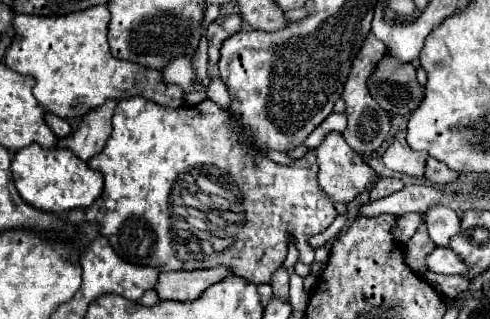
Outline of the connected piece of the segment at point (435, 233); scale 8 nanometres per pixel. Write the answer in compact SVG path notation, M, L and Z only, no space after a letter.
M440 204L440 208L432 208L432 212L426 214L426 226L436 246L448 246L460 232L460 216L450 206Z

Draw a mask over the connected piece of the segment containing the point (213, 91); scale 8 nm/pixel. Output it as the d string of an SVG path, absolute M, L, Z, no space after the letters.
M212 76L212 78L210 78L208 98L210 98L210 100L216 100L216 104L220 104L224 110L230 108L230 94L228 94L224 82L222 82L218 76Z

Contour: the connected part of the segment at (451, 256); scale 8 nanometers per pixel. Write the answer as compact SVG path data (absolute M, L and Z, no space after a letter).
M436 248L428 258L426 264L432 272L438 274L466 274L468 272L468 264L466 260L452 252L450 248Z

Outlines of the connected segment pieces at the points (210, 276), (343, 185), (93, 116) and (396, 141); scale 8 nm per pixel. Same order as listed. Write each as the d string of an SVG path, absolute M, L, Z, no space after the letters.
M220 264L216 268L206 270L178 270L178 272L162 272L156 292L162 300L196 300L206 288L224 280L224 276L232 276L234 272Z
M328 132L322 140L322 144L314 152L318 158L318 168L320 168L320 174L318 174L320 188L334 202L348 204L354 196L358 196L370 184L370 180L374 176L374 170L368 164L364 164L364 158L360 154L352 152L352 148L348 146L348 142L342 138L340 132Z
M110 98L100 108L92 108L82 118L78 130L70 138L60 140L58 144L64 148L70 148L78 158L88 162L96 152L100 152L100 148L104 148L112 132L110 120L112 120L112 114L118 102L120 102L118 98Z
M396 132L388 150L382 156L386 168L400 172L400 174L408 174L408 176L422 176L426 158L428 154L424 150L418 152L408 146L406 132Z

